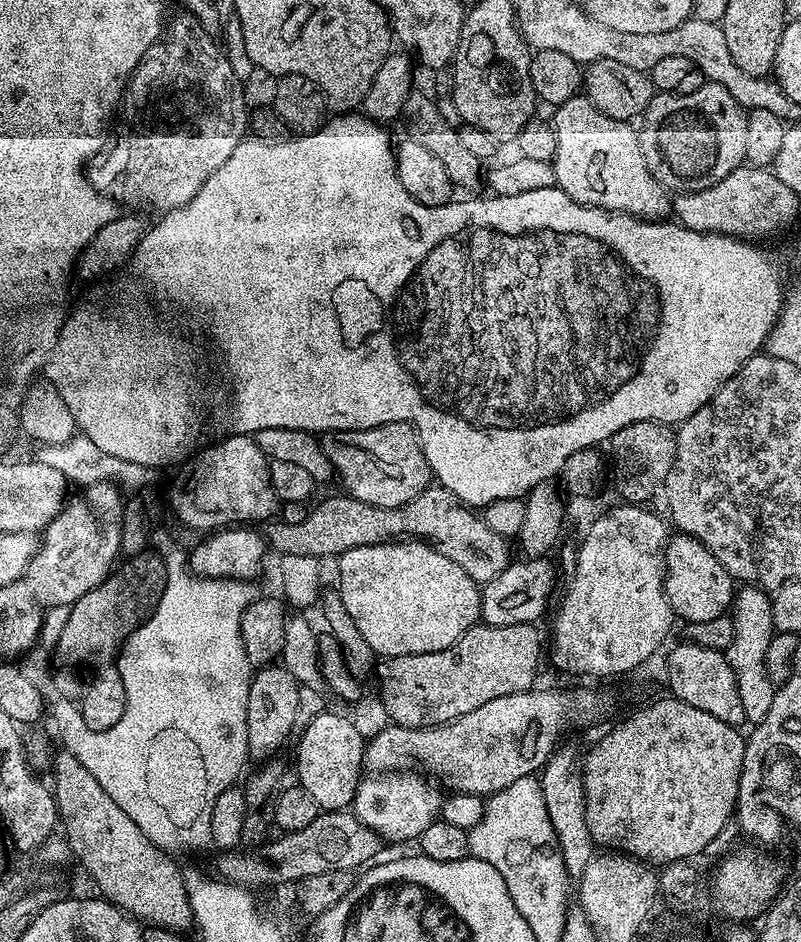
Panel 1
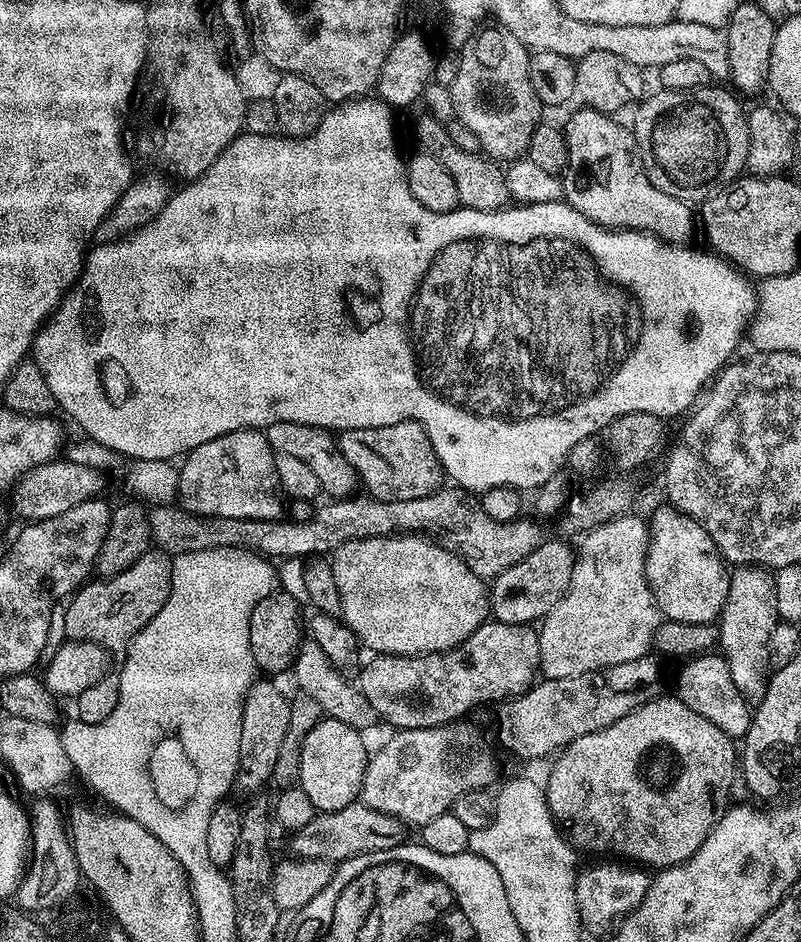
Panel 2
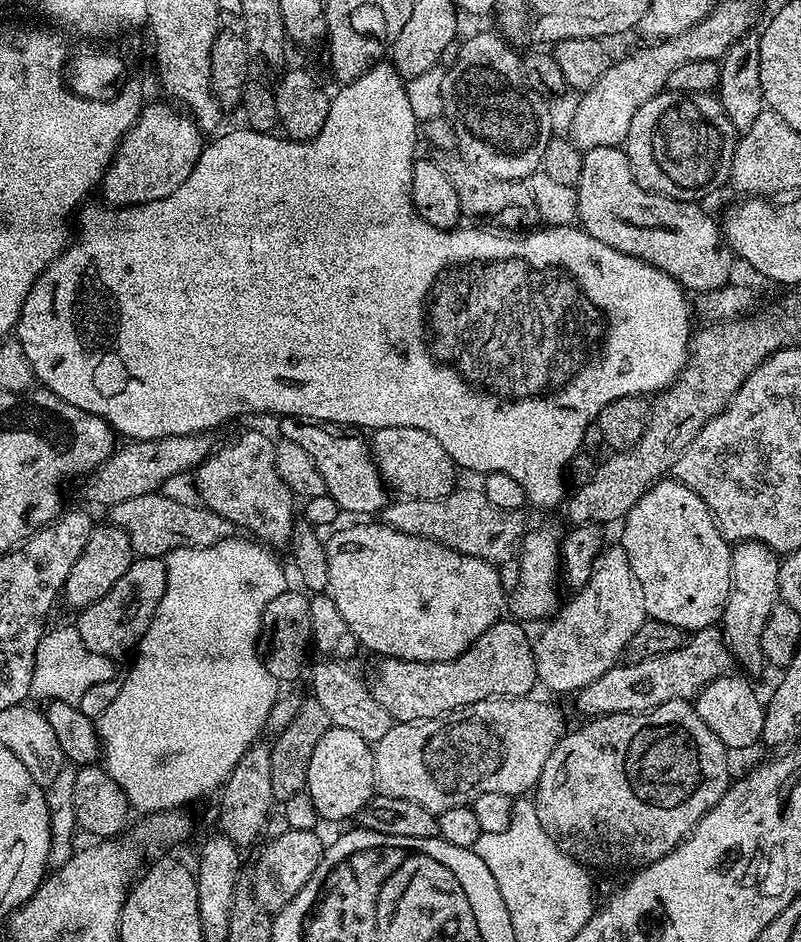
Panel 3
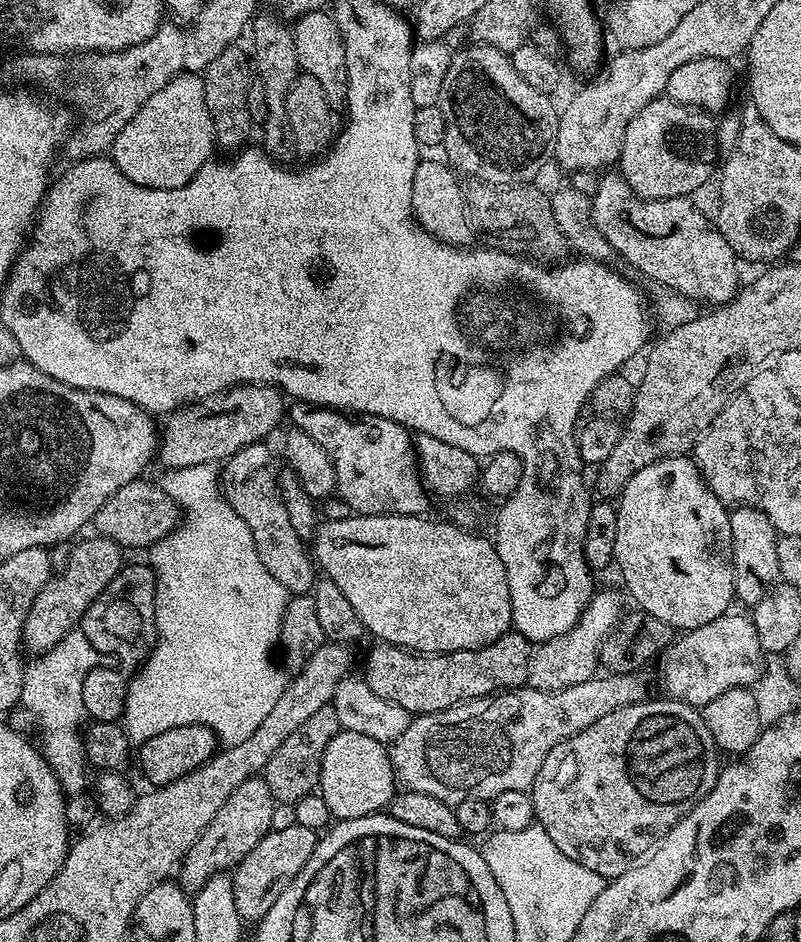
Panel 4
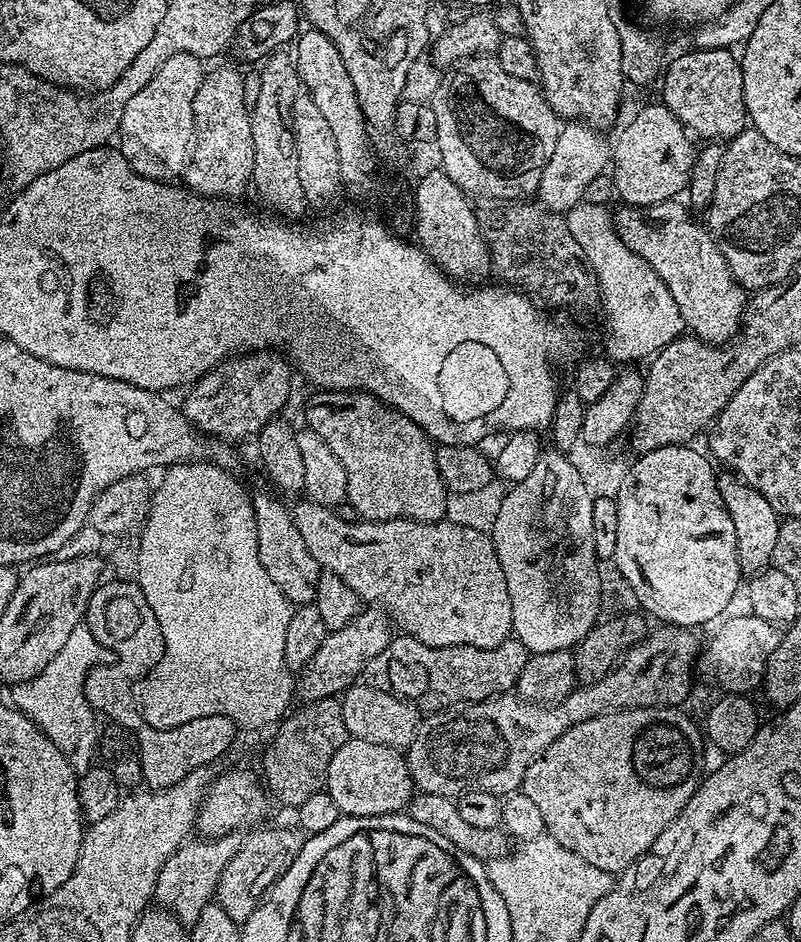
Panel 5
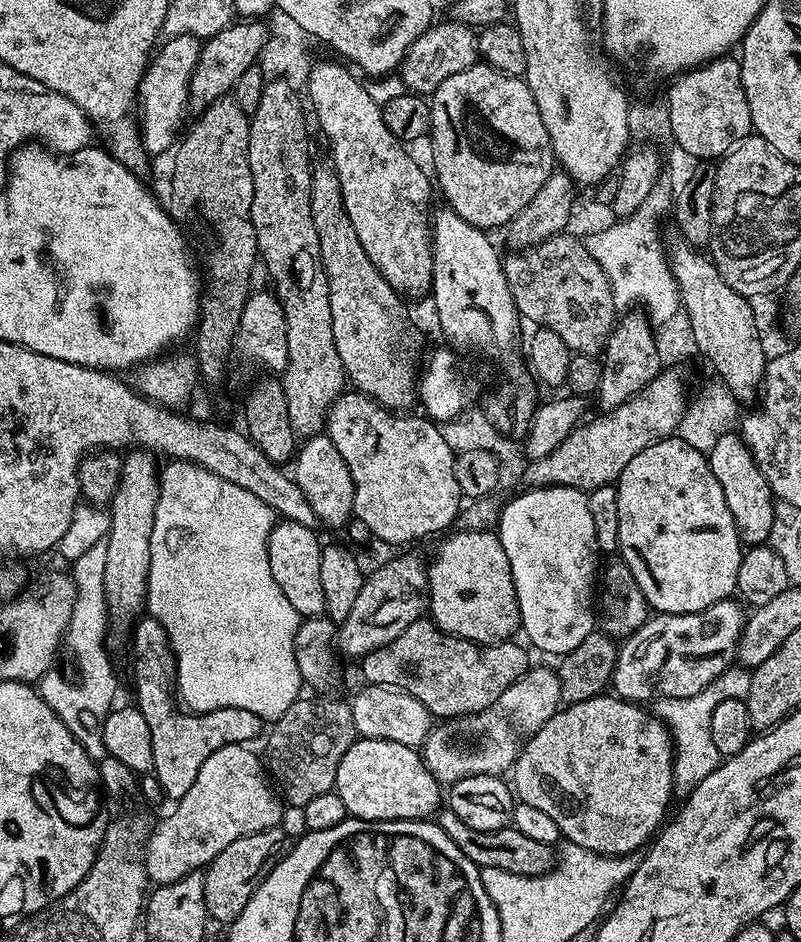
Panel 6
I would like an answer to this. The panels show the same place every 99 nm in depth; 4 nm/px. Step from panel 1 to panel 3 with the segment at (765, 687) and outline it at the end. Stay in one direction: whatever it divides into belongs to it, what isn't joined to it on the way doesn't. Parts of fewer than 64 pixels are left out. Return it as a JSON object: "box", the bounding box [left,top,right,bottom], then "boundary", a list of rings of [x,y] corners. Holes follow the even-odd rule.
{"box":[722,540,780,677],"boundary":[[[741,540],[732,548],[732,589],[724,607],[722,631],[732,652],[733,661],[739,667],[741,664],[745,668],[743,671],[749,677],[758,675],[763,668],[766,668],[760,639],[762,630],[766,630],[766,618],[780,599],[779,565],[780,556],[757,540]]]}

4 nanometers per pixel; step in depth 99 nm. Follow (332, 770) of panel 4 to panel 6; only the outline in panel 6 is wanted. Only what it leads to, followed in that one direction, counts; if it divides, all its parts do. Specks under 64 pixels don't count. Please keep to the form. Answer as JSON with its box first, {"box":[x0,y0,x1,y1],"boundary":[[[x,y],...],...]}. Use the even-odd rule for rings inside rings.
{"box":[334,738,442,820],"boundary":[[[357,738],[350,750],[342,754],[342,762],[338,762],[334,790],[346,805],[349,817],[358,820],[426,820],[435,817],[442,808],[440,781],[434,778],[434,774],[430,774],[424,764],[423,755],[415,748],[402,746],[402,742]]]}

